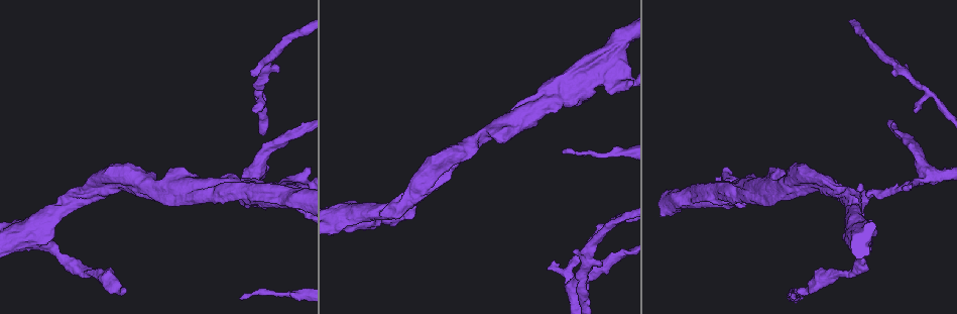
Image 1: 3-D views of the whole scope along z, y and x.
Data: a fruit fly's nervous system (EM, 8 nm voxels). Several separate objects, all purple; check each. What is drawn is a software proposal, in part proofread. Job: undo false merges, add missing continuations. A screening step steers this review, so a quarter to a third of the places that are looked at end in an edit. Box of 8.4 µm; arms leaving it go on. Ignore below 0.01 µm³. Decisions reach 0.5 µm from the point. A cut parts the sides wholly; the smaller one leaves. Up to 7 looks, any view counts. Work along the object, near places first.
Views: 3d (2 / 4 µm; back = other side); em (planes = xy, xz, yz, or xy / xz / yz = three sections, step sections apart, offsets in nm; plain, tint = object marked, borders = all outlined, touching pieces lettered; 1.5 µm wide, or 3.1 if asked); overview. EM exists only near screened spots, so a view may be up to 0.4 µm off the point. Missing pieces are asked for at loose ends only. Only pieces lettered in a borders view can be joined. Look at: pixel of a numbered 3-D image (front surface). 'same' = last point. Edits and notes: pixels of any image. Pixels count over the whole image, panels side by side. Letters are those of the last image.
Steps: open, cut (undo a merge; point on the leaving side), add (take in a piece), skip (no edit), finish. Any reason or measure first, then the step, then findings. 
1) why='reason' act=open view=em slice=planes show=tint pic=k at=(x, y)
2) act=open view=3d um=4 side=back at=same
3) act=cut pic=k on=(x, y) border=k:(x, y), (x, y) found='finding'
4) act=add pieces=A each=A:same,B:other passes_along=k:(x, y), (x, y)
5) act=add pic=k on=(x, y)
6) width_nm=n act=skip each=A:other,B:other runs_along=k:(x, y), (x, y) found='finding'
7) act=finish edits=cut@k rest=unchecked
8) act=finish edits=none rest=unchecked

why='an open end' act=open view=em slice=planes show=tint pic=1 at=(254, 111)

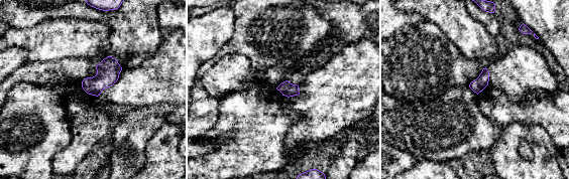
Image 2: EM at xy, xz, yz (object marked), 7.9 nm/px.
act=open view=em slice=planes show=borders at=same

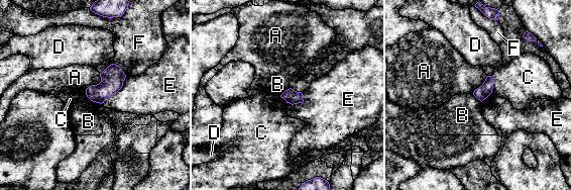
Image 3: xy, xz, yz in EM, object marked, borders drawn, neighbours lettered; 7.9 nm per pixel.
width_nm=110 act=skip each=A:other,B:other,C:other,D:other,E:other,F:other border=3:(290, 87), (279, 95) found='no lettered piece goes on from it'

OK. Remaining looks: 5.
why='free end' act=open view=em slice=yz step=4 show=tint pic=1 at=(794, 300)

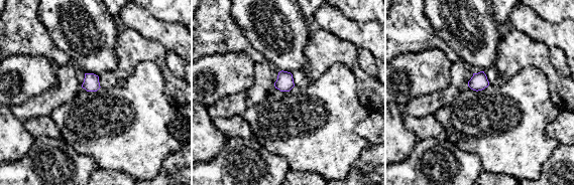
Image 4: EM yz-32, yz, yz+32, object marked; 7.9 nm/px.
act=open view=em slice=planes show=borders at=same

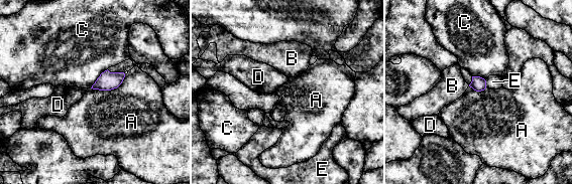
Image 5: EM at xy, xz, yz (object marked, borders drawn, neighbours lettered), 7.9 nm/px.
act=skip each=A:other,B:other,C:other,D:other,E:other border=5:(125, 74), (116, 87), (91, 88) found='none of them fits'

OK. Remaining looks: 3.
why='an open end' act=open view=em slice=yz step=4 show=borders pic=1 at=(125, 289)

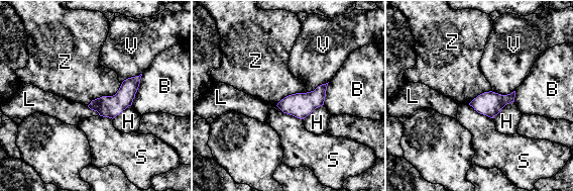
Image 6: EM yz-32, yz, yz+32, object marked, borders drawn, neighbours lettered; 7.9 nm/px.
longest_contact=Z:320nm act=skip each=B:other,H:other,L:other,S:other,V:other,Z:other border=6:(514, 90), (506, 94), (491, 91) found='no lettered piece goes on from it'

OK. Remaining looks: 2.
act=finish edits=none rest=unchecked

